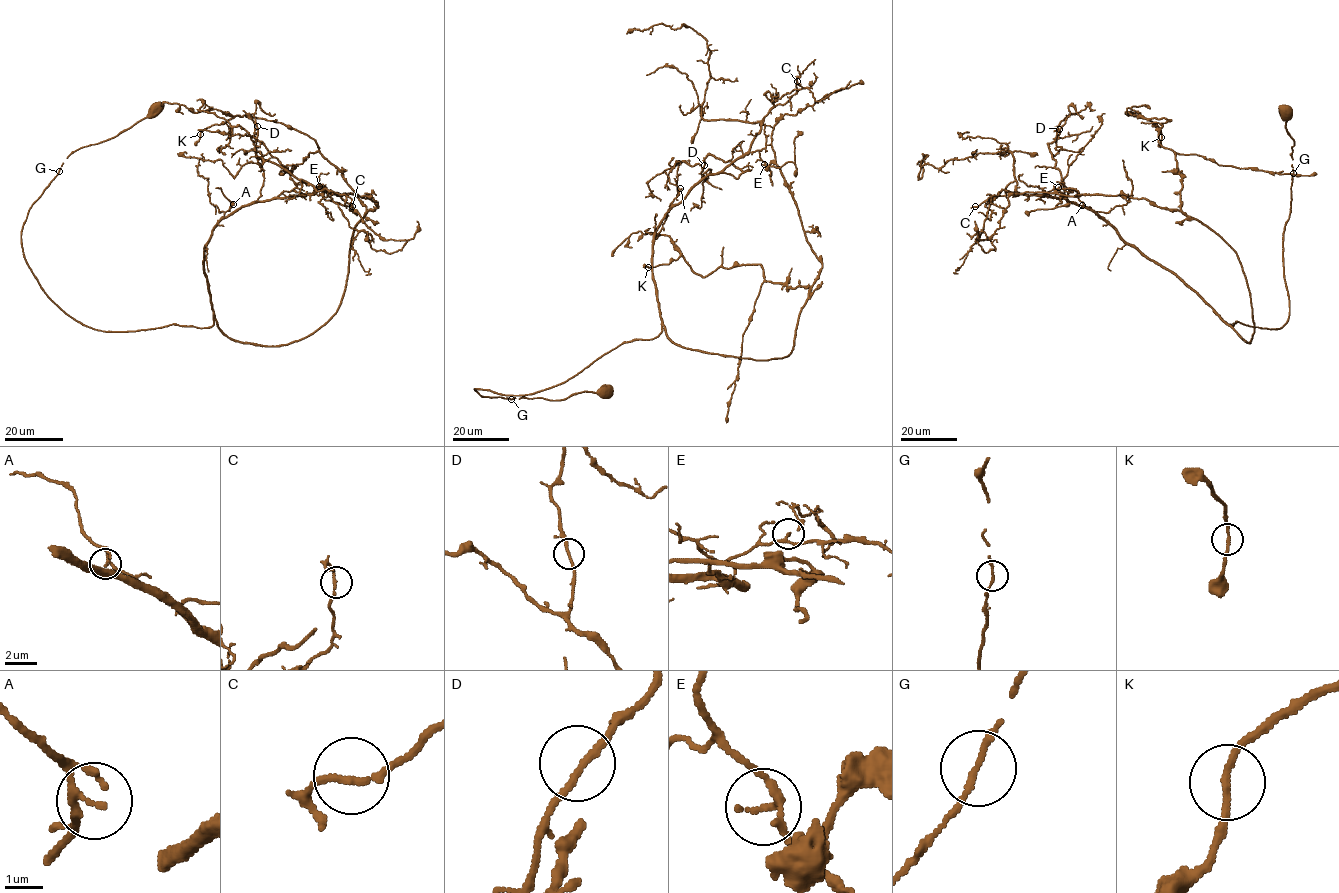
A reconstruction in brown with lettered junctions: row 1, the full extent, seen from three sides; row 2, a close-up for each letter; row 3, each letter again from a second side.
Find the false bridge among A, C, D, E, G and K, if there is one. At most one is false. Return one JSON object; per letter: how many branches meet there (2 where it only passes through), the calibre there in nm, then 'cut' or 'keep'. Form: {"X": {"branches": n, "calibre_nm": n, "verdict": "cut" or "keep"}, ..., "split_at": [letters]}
{"A": {"branches": 2, "calibre_nm": 140, "verdict": "keep"}, "C": {"branches": 2, "calibre_nm": 170, "verdict": "keep"}, "D": {"branches": 2, "calibre_nm": 180, "verdict": "keep"}, "E": {"branches": 2, "calibre_nm": 180, "verdict": "keep"}, "G": {"branches": 2, "calibre_nm": 150, "verdict": "keep"}, "K": {"branches": 2, "calibre_nm": 180, "verdict": "keep"}, "split_at": []}

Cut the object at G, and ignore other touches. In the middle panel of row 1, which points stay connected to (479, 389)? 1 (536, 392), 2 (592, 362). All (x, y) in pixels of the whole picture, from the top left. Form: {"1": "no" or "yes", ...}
{"1": "yes", "2": "yes"}

